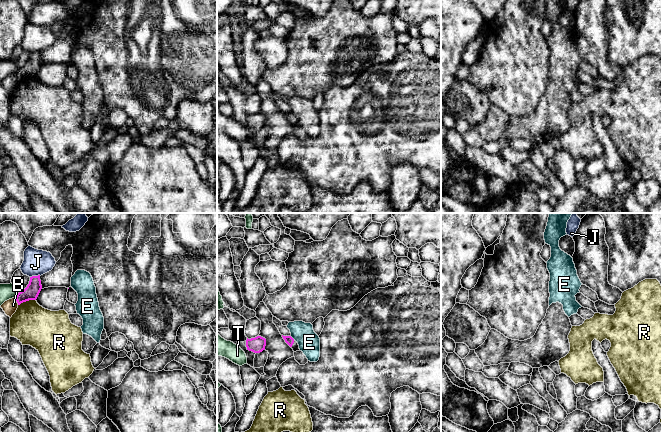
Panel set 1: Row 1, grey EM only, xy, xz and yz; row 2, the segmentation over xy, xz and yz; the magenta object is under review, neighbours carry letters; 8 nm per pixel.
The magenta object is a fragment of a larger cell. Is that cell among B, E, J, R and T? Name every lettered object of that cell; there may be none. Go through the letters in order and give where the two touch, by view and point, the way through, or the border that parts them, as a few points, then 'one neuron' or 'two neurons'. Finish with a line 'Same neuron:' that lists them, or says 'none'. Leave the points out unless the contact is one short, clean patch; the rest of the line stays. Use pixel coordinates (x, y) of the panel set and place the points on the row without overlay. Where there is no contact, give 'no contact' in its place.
B: meets magenta in xy at (16, 76); border along xy (14, 74), (18, 80); two neurons
E: meets magenta in xz at (291, 113); two neurons
J: meets magenta in xy at (35, 52); two neurons
R: meets magenta in xy at (26, 76); border along xy (35, 75), (23, 77), (18, 81); two neurons
T: meets magenta in xy at (17, 71); border along xy (19, 68), (14, 73); two neurons
Same neuron: none

